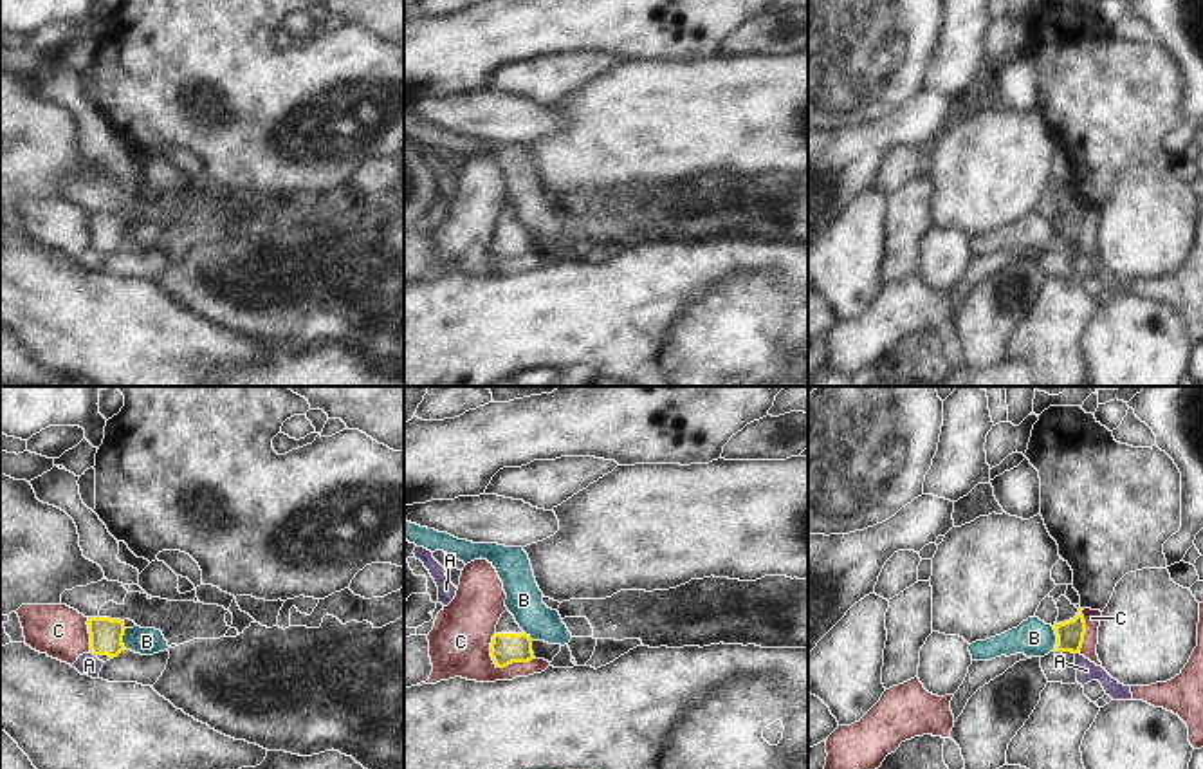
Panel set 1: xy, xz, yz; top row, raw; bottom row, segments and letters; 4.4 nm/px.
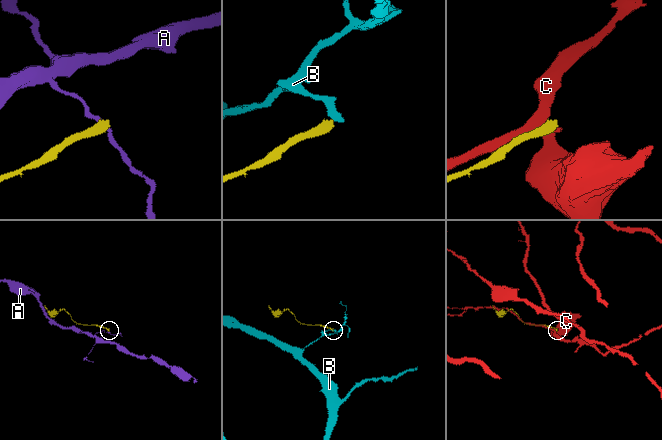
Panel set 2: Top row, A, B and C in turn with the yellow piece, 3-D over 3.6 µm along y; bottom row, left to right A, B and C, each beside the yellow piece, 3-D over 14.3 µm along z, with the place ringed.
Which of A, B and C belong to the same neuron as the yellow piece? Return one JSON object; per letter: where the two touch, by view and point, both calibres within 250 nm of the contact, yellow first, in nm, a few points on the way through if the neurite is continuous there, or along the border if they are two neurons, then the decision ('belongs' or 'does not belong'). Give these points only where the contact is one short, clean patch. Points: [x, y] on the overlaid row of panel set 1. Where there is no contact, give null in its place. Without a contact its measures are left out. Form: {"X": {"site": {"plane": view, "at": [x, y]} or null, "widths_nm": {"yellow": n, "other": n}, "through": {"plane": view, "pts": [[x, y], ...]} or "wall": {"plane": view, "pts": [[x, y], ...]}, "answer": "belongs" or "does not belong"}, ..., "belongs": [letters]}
{"A": {"site": {"plane": "xy", "at": [94, 654]}, "widths_nm": {"yellow": 140, "other": 100}, "wall": {"plane": "xy", "pts": [[92, 652], [96, 657]]}, "answer": "does not belong"}, "B": {"site": {"plane": "yz", "at": [1057, 638]}, "widths_nm": {"yellow": 130, "other": 170}, "wall": {"plane": "yz", "pts": [[1052, 627], [1056, 648]]}, "answer": "does not belong"}, "C": {"site": {"plane": "xz", "at": [502, 667]}, "widths_nm": {"yellow": 140, "other": 280}, "answer": "does not belong"}, "belongs": []}

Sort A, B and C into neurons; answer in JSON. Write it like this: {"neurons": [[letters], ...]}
{"neurons": [["A"], ["B"], ["C"]]}

